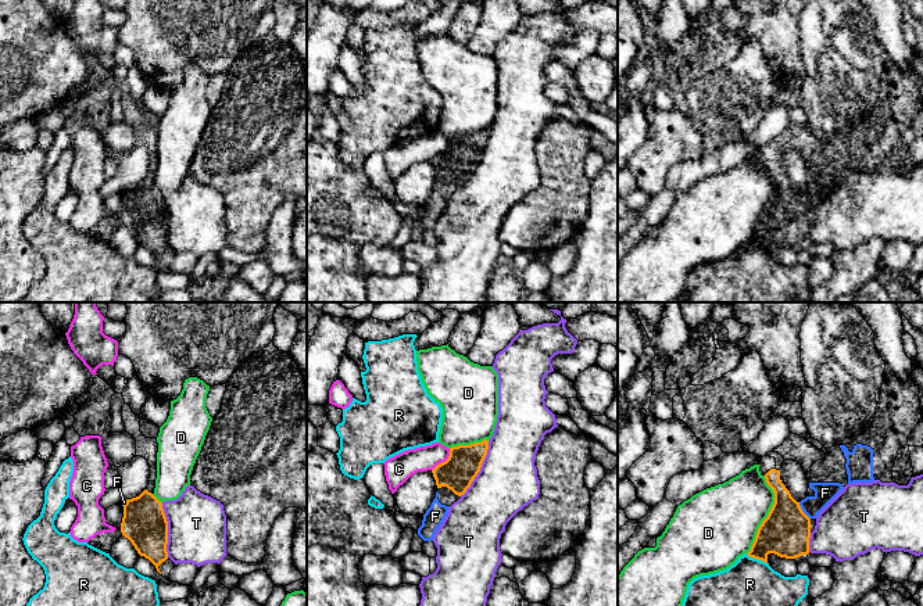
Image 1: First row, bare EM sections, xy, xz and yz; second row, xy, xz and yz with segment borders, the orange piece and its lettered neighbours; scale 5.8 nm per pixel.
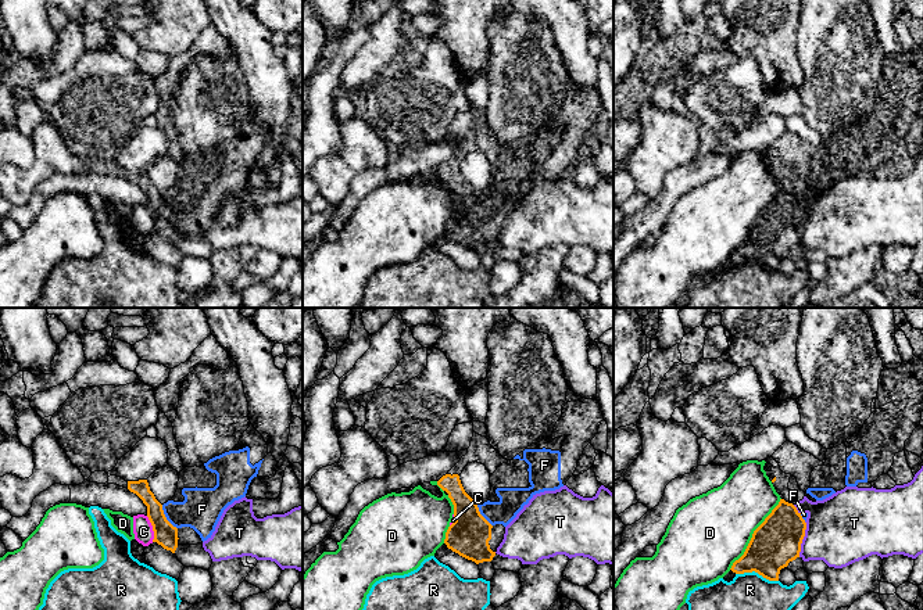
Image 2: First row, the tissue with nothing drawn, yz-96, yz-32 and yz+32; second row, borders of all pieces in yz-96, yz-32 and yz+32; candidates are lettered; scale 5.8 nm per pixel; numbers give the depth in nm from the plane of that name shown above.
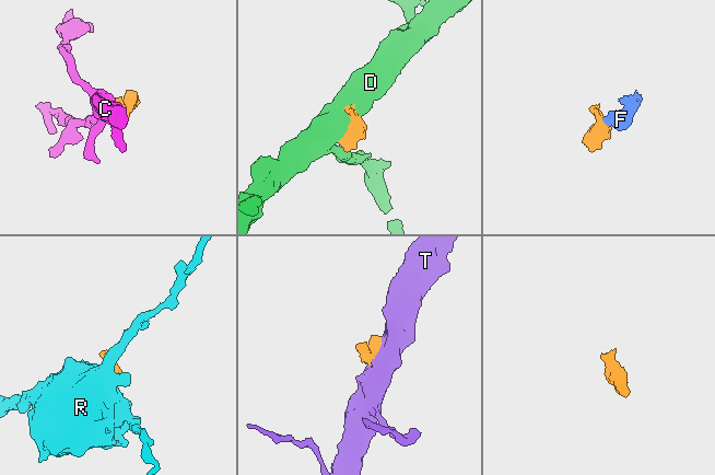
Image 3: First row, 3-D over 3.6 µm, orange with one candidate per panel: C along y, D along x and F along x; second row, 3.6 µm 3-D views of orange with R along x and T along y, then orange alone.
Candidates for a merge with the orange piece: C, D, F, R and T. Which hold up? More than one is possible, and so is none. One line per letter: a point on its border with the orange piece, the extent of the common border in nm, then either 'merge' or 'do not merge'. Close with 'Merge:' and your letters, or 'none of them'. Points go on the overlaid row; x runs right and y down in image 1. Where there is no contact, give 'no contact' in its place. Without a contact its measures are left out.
C: xz (446, 461) | 170 nm | do not merge
D: yz (768, 515) | 460 nm | do not merge
F: yz (801, 511) | 120 nm | merge
R: yz (757, 558) | 150 nm | do not merge
T: xz (479, 469) | 360 nm | do not merge
Merge: F

